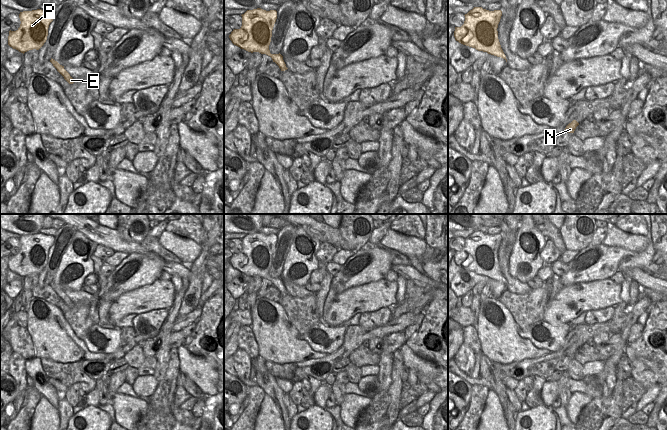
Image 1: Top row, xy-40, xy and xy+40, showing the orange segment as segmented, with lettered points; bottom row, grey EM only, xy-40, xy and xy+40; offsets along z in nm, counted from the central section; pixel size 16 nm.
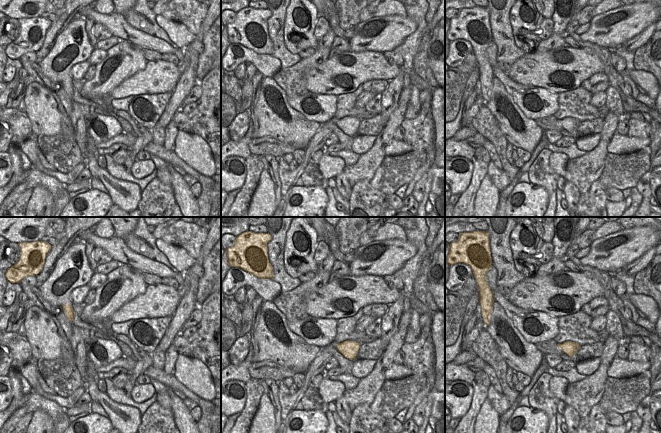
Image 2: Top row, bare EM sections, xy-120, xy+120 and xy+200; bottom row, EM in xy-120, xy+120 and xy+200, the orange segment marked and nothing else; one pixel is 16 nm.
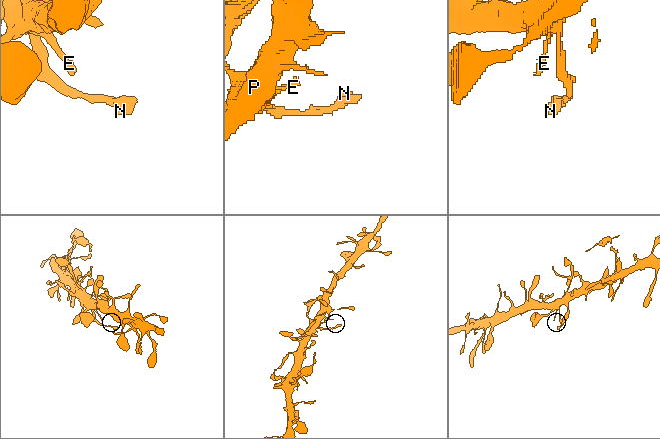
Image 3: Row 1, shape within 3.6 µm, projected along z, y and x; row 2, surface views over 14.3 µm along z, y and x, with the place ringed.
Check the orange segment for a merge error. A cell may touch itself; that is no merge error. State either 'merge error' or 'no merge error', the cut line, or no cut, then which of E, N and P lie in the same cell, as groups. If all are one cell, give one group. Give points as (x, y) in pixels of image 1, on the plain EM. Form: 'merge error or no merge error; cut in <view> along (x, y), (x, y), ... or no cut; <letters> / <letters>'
no merge error; no cut; E N P

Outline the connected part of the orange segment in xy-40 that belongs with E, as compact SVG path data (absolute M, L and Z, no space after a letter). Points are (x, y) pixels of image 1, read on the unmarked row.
M51 282L50 286L57 293L57 295L64 301L64 303L69 307L73 308L74 303L70 300L70 298L64 293L64 290L60 289L57 285Z

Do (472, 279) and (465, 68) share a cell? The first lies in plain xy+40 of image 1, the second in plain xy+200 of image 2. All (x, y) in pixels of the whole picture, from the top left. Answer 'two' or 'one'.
two

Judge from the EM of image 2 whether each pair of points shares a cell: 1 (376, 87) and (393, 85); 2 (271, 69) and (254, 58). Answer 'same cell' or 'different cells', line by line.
1: different cells
2: same cell

